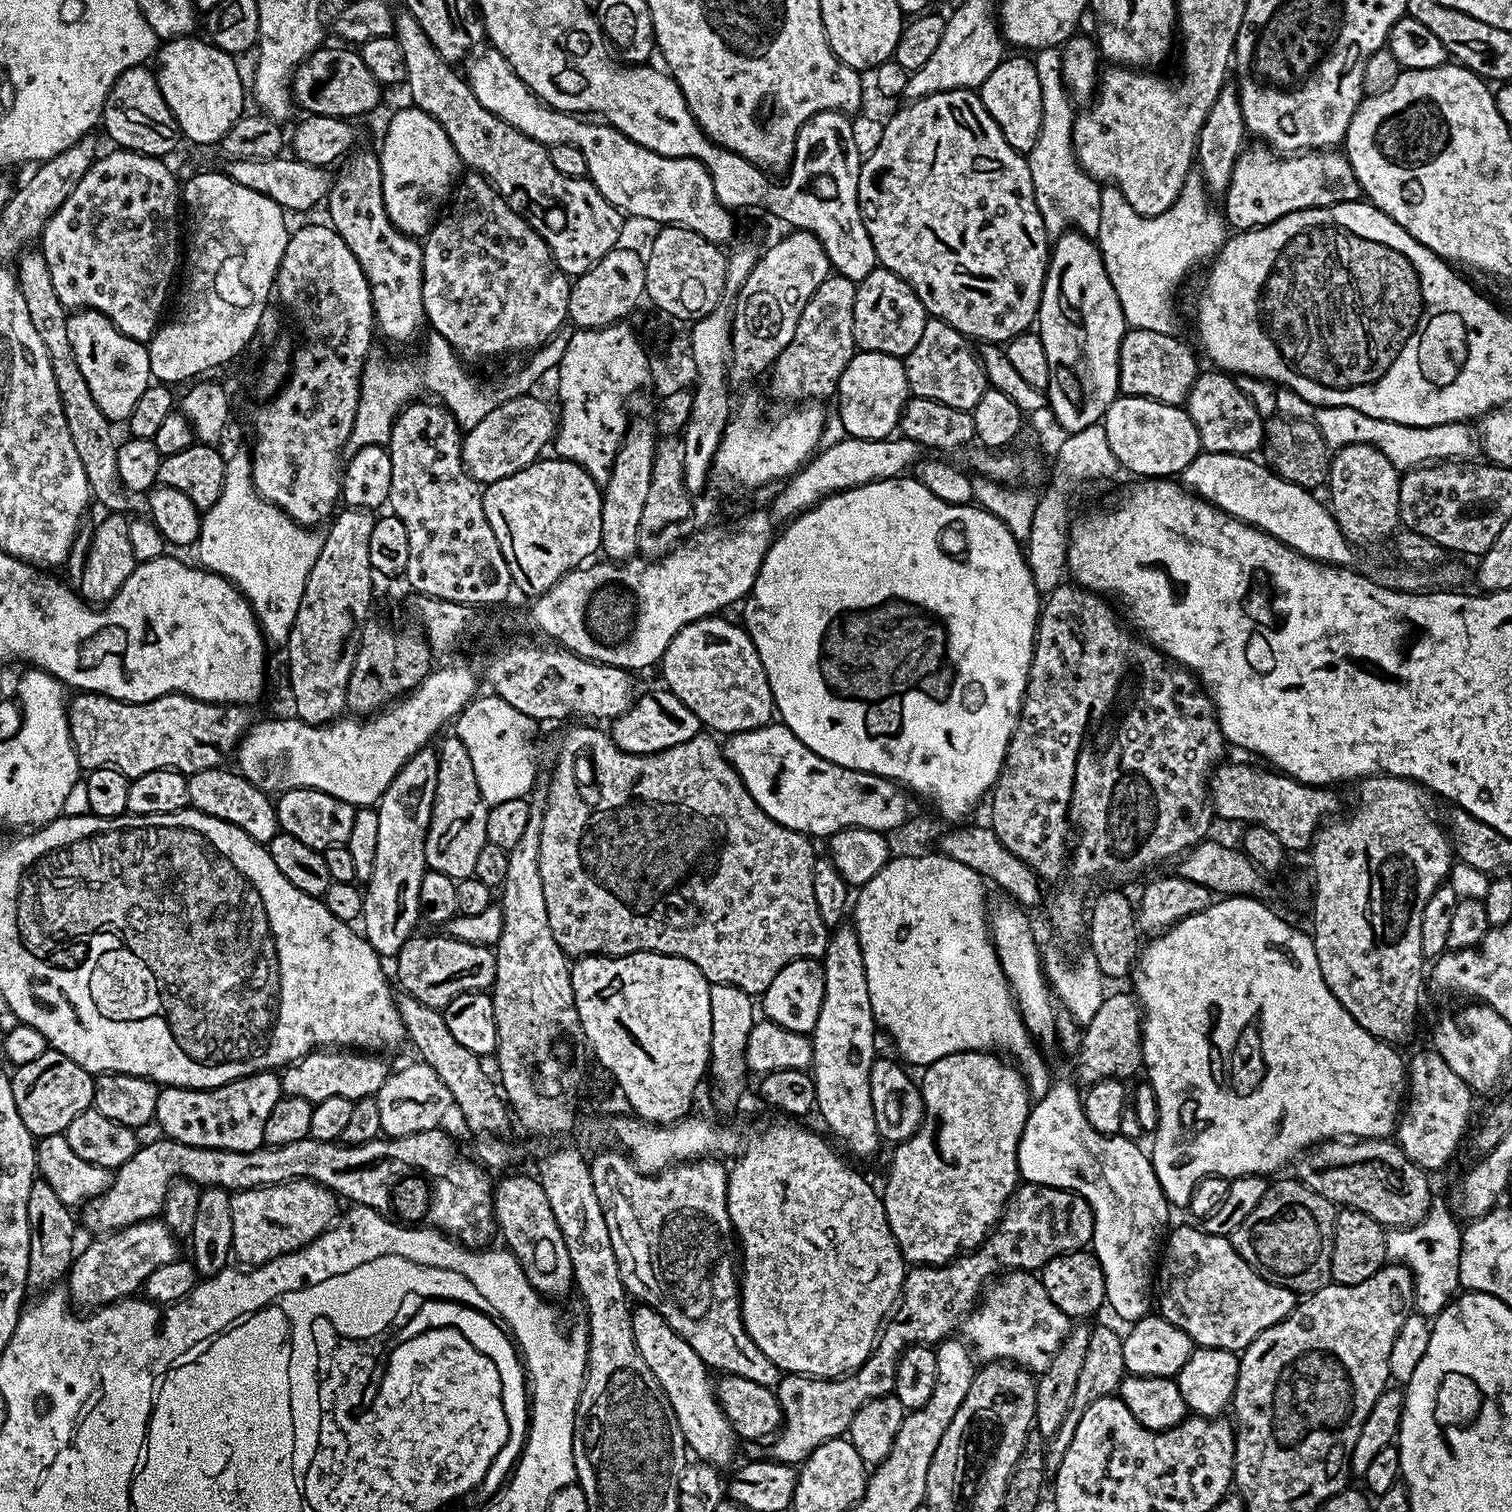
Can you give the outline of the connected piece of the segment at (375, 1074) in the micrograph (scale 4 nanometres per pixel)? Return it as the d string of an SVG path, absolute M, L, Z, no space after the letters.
M317 1050L306 1054L300 1060L287 1065L279 1073L280 1091L283 1095L293 1096L294 1098L306 1098L315 1106L318 1102L326 1102L326 1098L346 1098L347 1100L361 1100L367 1096L375 1097L376 1091L386 1082L390 1065L384 1060L379 1060L379 1055L369 1054L364 1050Z

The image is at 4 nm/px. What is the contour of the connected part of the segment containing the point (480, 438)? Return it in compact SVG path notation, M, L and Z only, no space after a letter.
M525 394L516 396L514 399L507 400L500 406L490 410L478 422L477 426L470 428L461 439L460 453L462 454L464 468L468 470L472 477L481 485L487 486L495 481L501 481L502 478L509 477L514 473L520 472L526 466L533 464L541 457L544 446L553 441L555 430L558 423L555 411L540 398Z

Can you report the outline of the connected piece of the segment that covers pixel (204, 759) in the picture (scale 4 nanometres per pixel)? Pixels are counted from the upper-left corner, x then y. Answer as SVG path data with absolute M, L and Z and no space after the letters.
M80 692L71 697L68 706L68 725L72 731L72 744L76 748L76 757L81 769L91 770L93 768L116 768L120 773L129 778L135 778L142 774L150 774L150 770L162 770L172 768L176 772L191 774L203 768L218 768L225 763L224 759L231 757L240 742L240 737L248 731L250 719L248 720L247 707L239 704L207 704L204 700L196 700L193 696L181 696L173 694L170 696L159 696L153 700L147 700L144 704L128 704L125 700L115 700L109 696L101 696L98 692Z

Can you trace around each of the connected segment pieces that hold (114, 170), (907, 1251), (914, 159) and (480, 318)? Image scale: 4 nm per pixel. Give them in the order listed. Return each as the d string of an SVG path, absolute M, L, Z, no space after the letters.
M111 151L93 160L86 174L82 174L82 182L74 186L66 202L49 218L42 237L42 251L50 266L54 294L58 294L58 302L64 308L92 308L110 318L126 338L147 342L162 323L172 275L175 272L177 275L182 264L182 184L159 156Z
M991 1051L982 1052L955 1052L946 1058L938 1058L938 1062L927 1065L923 1069L924 1077L919 1077L920 1093L924 1099L924 1120L920 1128L909 1140L895 1145L891 1149L892 1161L888 1164L888 1181L882 1187L882 1199L886 1210L886 1222L894 1234L896 1244L900 1247L900 1253L909 1265L918 1264L948 1264L957 1256L970 1252L979 1246L988 1237L989 1232L995 1228L1000 1216L1004 1213L1004 1205L1012 1197L1012 1193L1018 1187L1018 1142L1022 1138L1022 1130L1026 1126L1026 1118L1030 1107L1030 1093L1028 1085L1024 1083L1024 1077L1019 1067L1007 1064L999 1055Z
M959 88L930 94L905 105L905 108L898 109L889 118L888 125L880 132L880 141L872 148L872 153L867 153L863 157L863 164L858 174L857 198L861 216L877 252L879 267L888 268L902 277L914 290L914 294L918 294L929 317L946 322L951 328L973 341L1003 345L1018 334L1029 331L1037 323L1040 315L1040 295L1044 289L1044 273L1048 270L1050 234L1038 210L1034 182L1030 178L1030 166L1027 159L1021 153L1015 152L1006 142L1006 138L1002 138L998 122L990 118L986 106L982 106L979 95L973 89Z
M479 174L466 176L459 181L446 211L422 240L424 315L431 331L446 338L465 362L484 360L499 352L527 353L547 344L569 319L569 277L552 261L544 239L501 198L489 180Z

